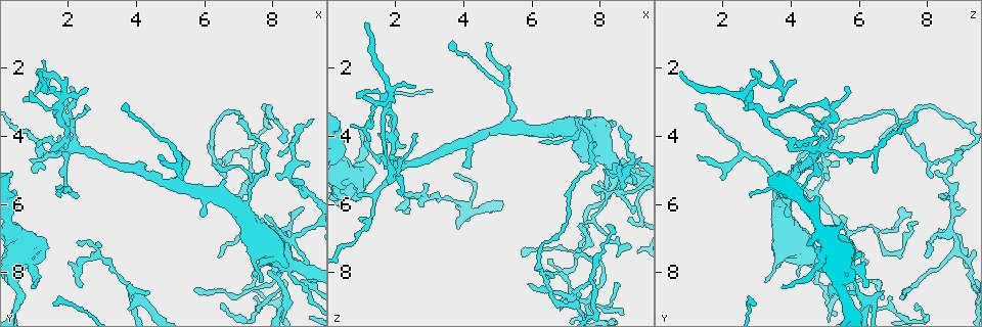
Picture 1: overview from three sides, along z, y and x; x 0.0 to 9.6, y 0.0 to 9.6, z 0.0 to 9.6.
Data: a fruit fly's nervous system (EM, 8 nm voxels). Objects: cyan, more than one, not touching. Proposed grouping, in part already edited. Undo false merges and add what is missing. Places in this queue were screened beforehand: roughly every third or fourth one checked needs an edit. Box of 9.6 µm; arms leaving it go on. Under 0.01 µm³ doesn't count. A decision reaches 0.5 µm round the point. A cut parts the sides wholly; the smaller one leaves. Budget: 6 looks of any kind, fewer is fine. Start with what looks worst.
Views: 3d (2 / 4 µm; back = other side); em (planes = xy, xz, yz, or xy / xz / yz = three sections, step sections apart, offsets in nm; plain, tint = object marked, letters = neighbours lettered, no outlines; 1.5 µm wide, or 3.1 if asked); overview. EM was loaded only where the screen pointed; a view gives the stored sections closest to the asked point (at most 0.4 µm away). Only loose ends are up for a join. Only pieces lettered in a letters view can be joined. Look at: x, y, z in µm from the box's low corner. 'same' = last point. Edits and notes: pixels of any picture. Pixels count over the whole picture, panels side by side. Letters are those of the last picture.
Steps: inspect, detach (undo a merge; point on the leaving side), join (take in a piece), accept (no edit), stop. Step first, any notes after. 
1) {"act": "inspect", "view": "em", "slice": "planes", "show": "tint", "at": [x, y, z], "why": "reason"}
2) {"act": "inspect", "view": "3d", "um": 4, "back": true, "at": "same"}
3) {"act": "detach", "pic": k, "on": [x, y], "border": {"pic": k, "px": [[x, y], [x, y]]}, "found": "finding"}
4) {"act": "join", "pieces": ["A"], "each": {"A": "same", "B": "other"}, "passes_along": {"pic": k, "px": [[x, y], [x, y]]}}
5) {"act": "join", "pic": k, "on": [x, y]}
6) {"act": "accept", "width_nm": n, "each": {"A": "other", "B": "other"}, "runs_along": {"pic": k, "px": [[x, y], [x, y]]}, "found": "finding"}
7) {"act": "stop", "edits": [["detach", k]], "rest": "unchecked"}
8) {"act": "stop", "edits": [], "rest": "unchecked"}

{"act": "inspect", "view": "3d", "um": 2, "back": true, "at": [2.60, 2.65, 2.55], "why": "tapers out"}

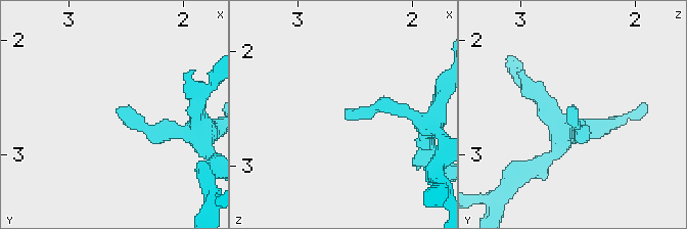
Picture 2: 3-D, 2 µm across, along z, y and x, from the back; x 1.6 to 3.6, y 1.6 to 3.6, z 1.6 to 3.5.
{"act": "inspect", "view": "em", "slice": "xz", "step": 8, "show": "tint", "at": [2.58, 2.64, 2.56], "why": "now the EM"}

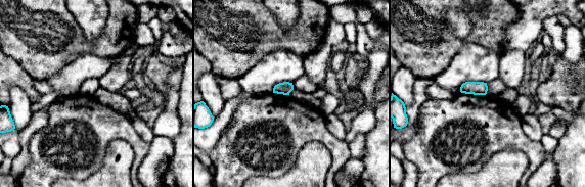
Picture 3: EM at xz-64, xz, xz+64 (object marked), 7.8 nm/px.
{"act": "inspect", "view": "em", "slice": "planes", "show": "letters", "at": "same", "why": "cut it another way"}

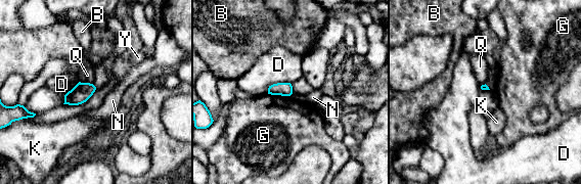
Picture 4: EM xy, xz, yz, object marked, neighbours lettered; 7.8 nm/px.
{"act": "accept", "longest_contact_nm": ["D", 200], "each": {"B": "other", "D": "other", "G": "other", "K": "other", "N": "other", "Q": "other", "Y": "other"}, "border": {"pic": 4, "px": [[92, 84], [96, 88]]}, "found": "none of them fits"}

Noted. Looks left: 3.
{"act": "inspect", "view": "em", "slice": "xz", "step": 8, "show": "tint", "at": [0.95, 2.70, 2.85], "why": "free end"}

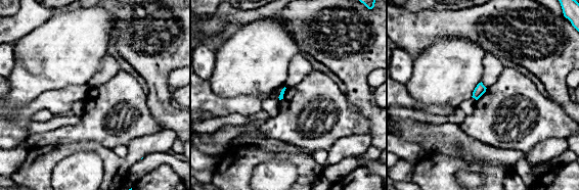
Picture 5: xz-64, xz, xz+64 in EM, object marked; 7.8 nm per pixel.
{"act": "inspect", "view": "em", "slice": "planes", "show": "letters", "at": "same", "why": "another direction"}

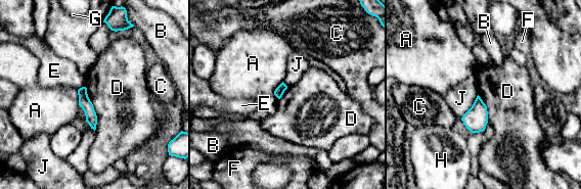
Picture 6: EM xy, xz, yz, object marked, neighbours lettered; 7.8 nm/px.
{"act": "accept", "each": {"A": "other", "B": "other", "C": "other", "D": "other", "E": "other", "F": "other", "G": "other", "H": "other", "J": "other"}, "runs_along": {"pic": 6, "px": [[82, 90], [93, 126]]}, "found": "none of them fits"}

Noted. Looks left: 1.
{"act": "stop", "edits": [], "rest": "unchecked"}

